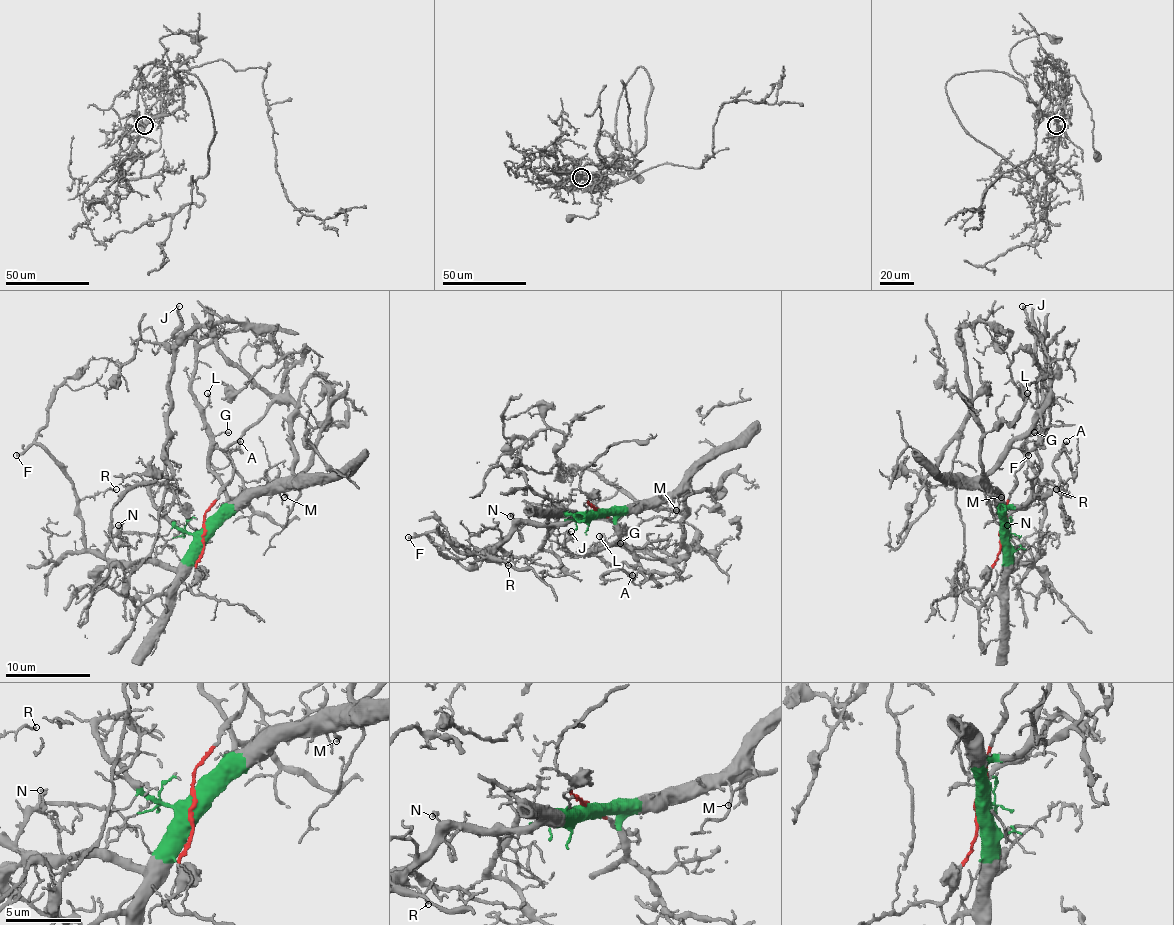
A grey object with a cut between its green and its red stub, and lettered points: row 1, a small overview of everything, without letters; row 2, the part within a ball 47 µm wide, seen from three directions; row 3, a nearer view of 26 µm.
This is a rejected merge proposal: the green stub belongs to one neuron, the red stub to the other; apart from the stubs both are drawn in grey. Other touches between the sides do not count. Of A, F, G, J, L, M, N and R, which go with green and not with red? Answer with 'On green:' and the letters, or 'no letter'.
On green: A, F, G, J, L, M, N, R

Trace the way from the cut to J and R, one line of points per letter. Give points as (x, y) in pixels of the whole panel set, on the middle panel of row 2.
J: (597, 510), (607, 510), (614, 517), (618, 538), (614, 542), (573, 557), (565, 544), (571, 538), (571, 532)
R: (597, 510), (577, 512), (569, 521), (518, 523), (494, 544), (471, 553), (479, 551), (498, 555), (507, 566)

